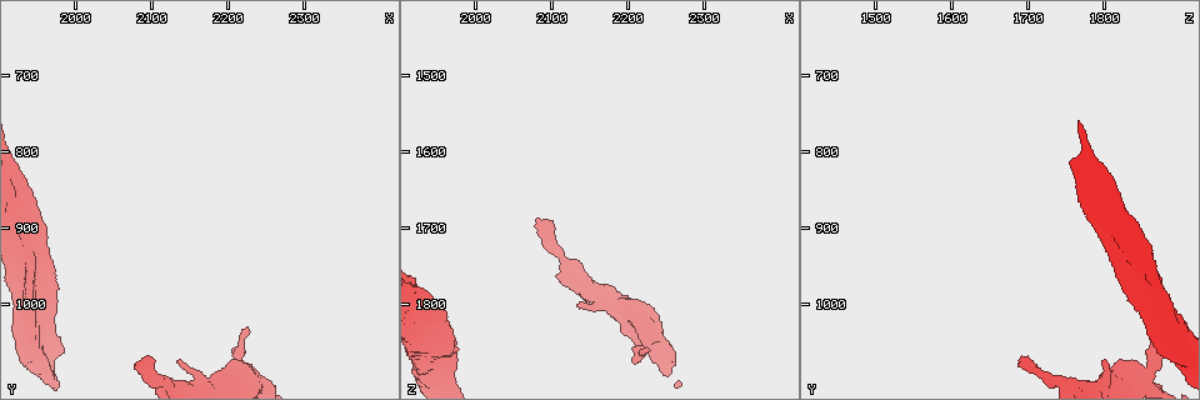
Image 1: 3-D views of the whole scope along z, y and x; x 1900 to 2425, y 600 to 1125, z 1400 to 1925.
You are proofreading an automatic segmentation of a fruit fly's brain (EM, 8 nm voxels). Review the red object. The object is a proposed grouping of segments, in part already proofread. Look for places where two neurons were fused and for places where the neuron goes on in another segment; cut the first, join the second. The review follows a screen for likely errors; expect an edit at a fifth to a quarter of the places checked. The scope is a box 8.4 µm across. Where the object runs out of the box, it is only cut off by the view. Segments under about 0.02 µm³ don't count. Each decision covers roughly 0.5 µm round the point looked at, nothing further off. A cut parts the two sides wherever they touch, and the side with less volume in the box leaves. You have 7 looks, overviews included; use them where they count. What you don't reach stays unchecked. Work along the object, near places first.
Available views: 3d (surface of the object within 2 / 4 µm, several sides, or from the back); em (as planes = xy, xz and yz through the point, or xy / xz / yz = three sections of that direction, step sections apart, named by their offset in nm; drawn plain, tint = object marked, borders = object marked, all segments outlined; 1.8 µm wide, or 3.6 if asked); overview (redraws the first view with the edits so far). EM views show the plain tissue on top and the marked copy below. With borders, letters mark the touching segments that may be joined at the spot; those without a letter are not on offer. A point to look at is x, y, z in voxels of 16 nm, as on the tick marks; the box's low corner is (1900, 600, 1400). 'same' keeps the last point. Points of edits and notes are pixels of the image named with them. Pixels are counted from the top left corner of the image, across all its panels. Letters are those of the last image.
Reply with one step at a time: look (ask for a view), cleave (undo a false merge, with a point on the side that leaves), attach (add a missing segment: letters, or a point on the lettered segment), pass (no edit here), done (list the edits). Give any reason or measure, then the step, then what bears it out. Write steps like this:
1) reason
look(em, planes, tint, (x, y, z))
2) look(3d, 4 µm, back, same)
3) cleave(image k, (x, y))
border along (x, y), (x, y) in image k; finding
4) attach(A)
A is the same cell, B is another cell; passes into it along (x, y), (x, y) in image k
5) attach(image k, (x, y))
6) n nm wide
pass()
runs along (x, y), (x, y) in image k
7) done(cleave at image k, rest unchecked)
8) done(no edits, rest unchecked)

free end
look(em, xz, step 16, borders, (2225, 1030, 1865))

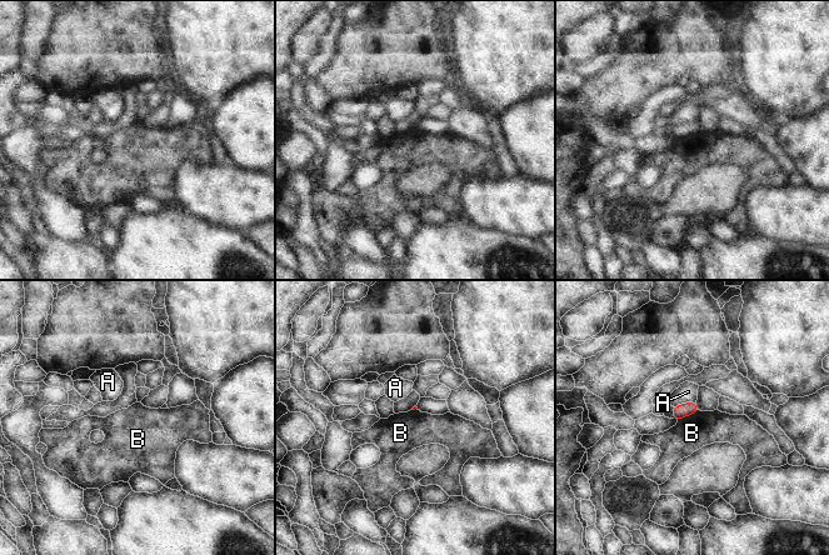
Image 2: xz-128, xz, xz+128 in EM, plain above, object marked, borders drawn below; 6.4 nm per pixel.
pass()
A and B are other cells; no lettered segment goes on from it

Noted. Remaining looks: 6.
branch stops here
look(em, planes, borders, (2080, 1080, 1685))

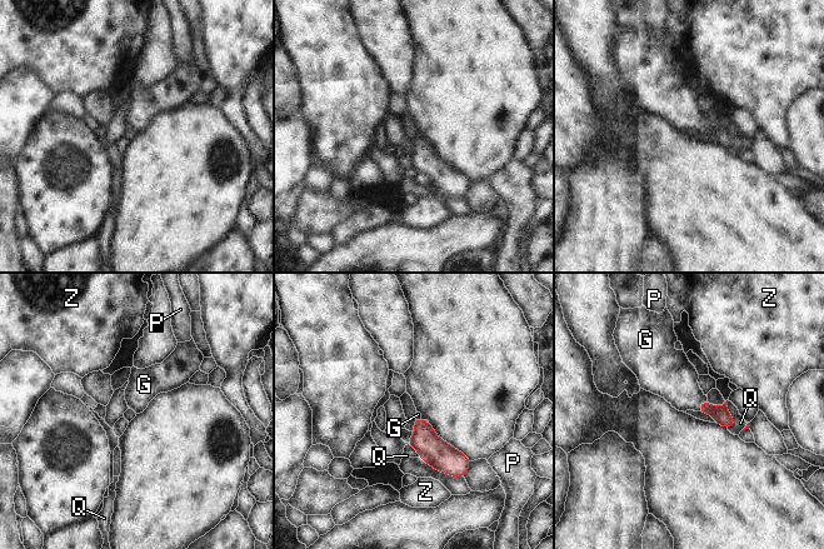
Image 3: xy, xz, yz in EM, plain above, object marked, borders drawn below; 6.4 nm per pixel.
Q touches over 180 nm
attach(image 3, (673, 377))
G is the same cell, P, Q and Z are other cells; passes into it along (722, 415), (699, 404), (673, 377) in image 3; it goes on there

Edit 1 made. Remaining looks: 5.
free end
look(em, yz, step 4, borders, (2135, 1070, 1805))

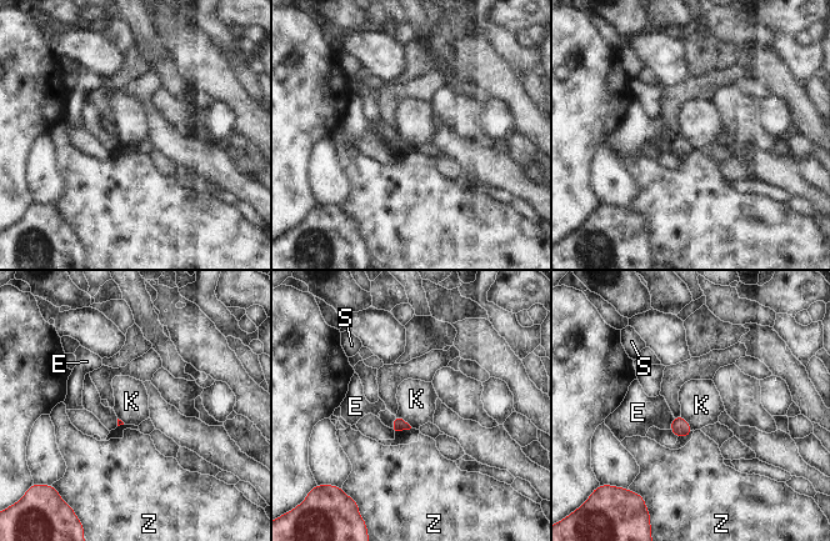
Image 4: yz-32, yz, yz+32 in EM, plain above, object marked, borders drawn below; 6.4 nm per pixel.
look(em, planes, borders, same)

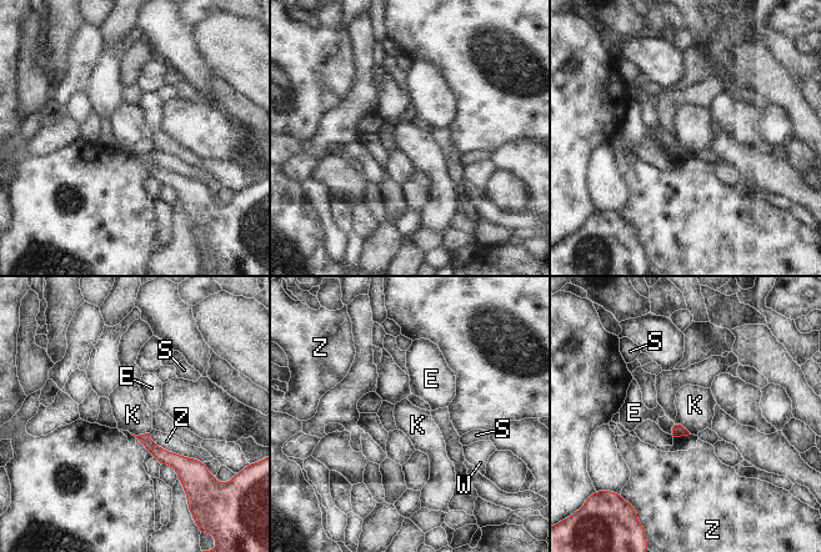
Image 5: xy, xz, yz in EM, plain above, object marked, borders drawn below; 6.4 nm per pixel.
pass()
E, K, S, W and Z are other cells; border along (131, 432), (135, 435), (149, 433) in image 5; no lettered segment goes on from it

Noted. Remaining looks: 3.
done(attach at image 3, rest unchecked)

